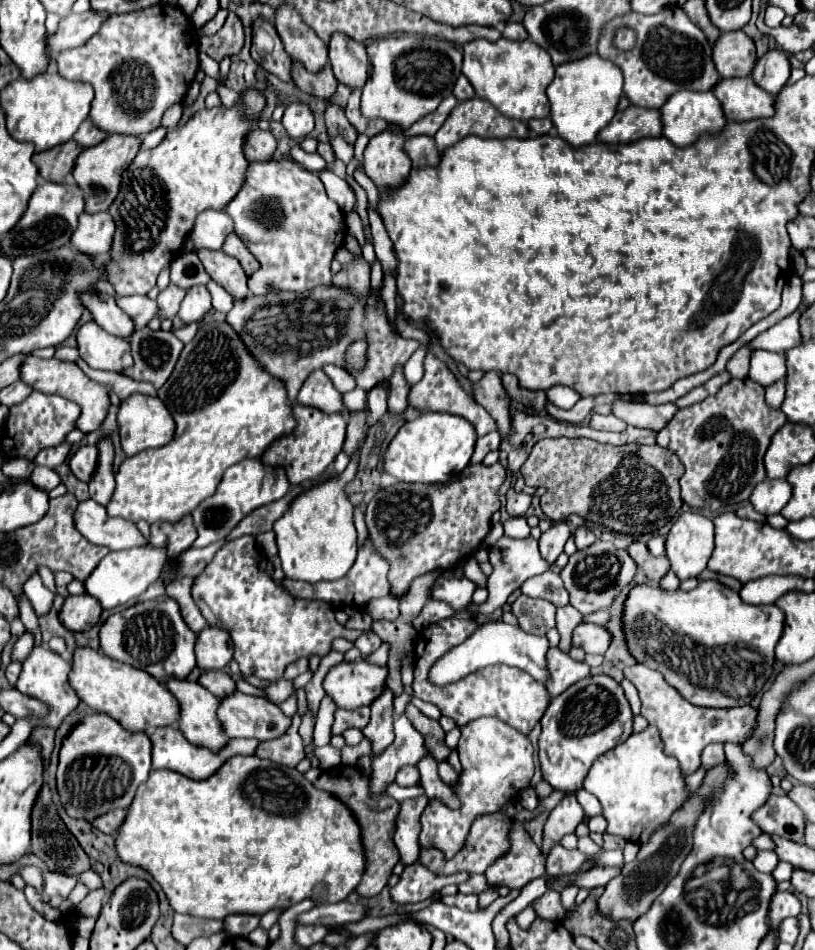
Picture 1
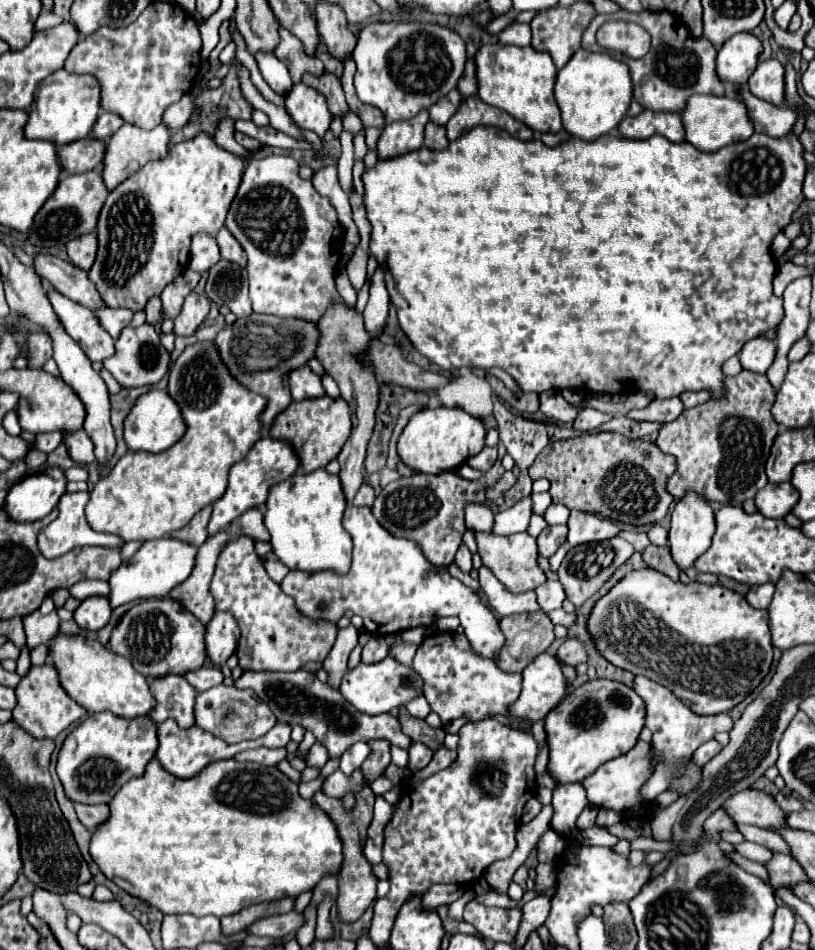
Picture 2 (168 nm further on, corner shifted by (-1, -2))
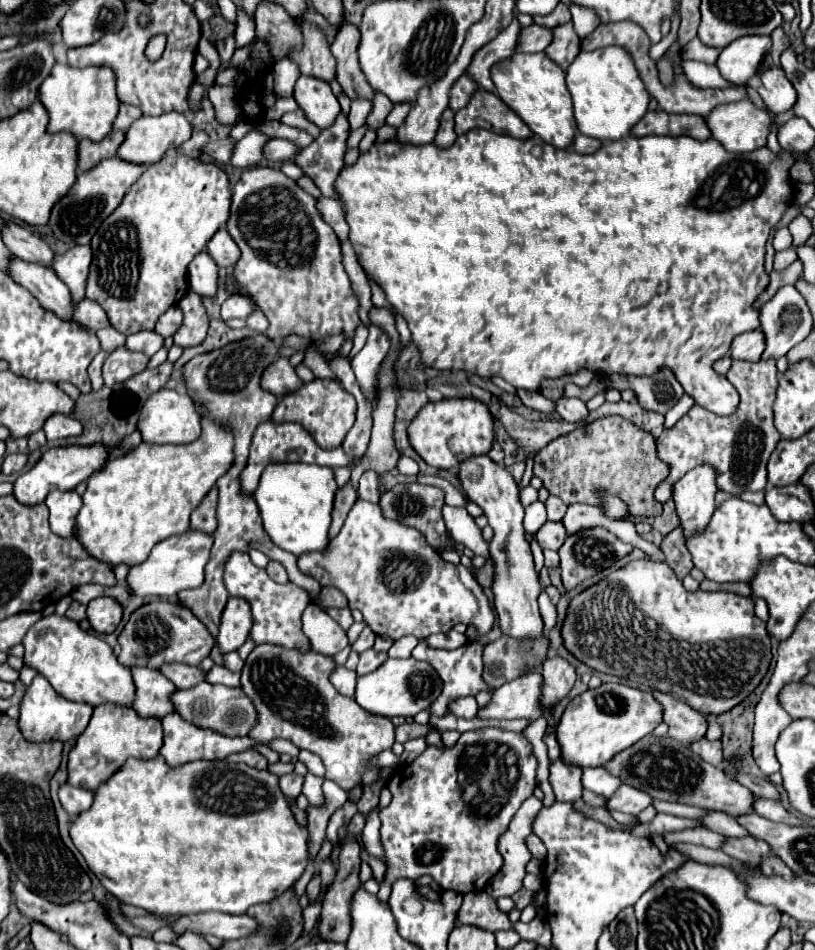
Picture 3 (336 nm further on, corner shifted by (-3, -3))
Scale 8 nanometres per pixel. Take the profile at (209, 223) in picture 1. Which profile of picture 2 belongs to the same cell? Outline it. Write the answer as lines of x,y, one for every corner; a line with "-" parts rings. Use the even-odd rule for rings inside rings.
198,234
192,238
192,250
190,250
190,264
188,268
194,272
206,272
210,266
214,266
220,260
218,246
212,236

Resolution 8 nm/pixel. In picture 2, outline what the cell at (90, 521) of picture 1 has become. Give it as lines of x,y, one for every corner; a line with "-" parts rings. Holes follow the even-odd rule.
66,492
58,502
58,518
42,530
38,536
38,548
46,558
56,558
66,554
76,546
118,546
122,542
118,538
110,538
110,534
98,534
90,530
84,508
90,500
88,492

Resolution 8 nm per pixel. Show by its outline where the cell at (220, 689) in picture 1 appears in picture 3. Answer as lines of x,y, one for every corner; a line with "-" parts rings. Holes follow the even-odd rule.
170,663
166,667
160,667
160,671
176,685
176,689
190,689
202,681
206,681
206,671
194,665
180,665

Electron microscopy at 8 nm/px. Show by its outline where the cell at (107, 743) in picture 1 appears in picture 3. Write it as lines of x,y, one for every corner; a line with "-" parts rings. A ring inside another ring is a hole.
104,703
94,709
94,715
84,729
84,733
76,739
68,755
68,783
74,787
96,791
100,783
106,783
120,767
126,763
128,757
156,757
162,747
162,725
158,719
140,717
132,707

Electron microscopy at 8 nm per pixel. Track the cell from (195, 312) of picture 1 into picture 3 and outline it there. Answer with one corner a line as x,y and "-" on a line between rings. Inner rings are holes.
188,291
188,295
184,295
178,305
184,311
184,321
182,327
174,333
174,343
180,347
200,345
208,331
208,315
202,305
202,299
194,291

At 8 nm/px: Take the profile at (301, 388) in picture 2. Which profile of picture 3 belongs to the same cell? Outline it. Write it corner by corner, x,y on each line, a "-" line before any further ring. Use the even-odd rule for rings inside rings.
286,357
278,359
276,363
272,363
262,377
262,387
272,391
276,397
284,397
288,395
288,391
296,391
296,387
300,387
302,379
296,375
296,369
290,365
290,361

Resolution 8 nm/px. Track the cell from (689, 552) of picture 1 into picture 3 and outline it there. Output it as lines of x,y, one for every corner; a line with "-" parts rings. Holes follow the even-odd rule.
700,465
692,471
688,471
676,485
674,485
674,503
676,503
676,513
680,519
680,525
684,529
684,537
690,539
692,535
698,535
700,531
704,531
712,519
714,513
714,495
718,491
716,481
714,481
716,473
710,465

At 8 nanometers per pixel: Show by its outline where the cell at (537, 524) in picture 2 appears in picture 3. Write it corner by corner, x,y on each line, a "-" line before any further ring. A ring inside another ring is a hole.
534,501
532,505
526,507
526,517
524,517
524,529
528,535
536,535
536,531
546,523
546,507
540,501

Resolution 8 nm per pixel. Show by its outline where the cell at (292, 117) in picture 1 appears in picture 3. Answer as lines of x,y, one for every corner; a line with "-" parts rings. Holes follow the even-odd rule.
302,75
294,87
294,99
306,119
320,129
330,127
336,121
336,115
340,115
340,103
330,85
316,77

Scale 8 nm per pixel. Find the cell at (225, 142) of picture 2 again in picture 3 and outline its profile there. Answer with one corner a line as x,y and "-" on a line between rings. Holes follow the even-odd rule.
270,139
264,149
262,149
262,155
264,155
264,161
268,163
276,163
276,161
286,161
290,159
298,149
286,141
286,139

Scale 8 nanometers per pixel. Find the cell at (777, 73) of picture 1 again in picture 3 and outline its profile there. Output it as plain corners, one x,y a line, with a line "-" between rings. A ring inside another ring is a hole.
770,67
760,73
762,85
758,87
758,95
766,103
766,107
774,113
786,113
796,103
796,91
792,83
786,79
782,67

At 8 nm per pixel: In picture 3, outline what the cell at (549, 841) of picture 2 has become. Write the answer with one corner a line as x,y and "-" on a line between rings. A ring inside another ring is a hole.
530,835
530,837
528,837
528,849
530,849
532,857
542,859
542,861
546,859
546,847
544,847
544,843
542,843
542,839
540,839
540,837

